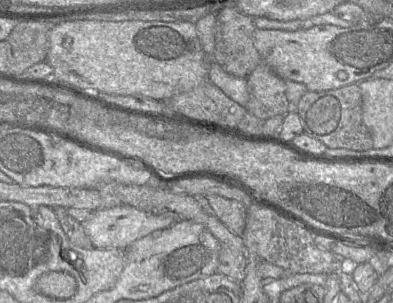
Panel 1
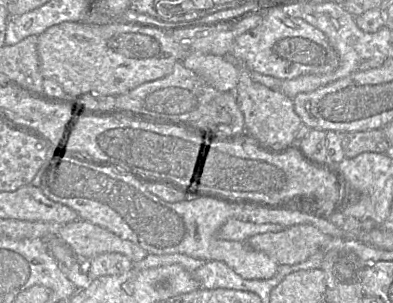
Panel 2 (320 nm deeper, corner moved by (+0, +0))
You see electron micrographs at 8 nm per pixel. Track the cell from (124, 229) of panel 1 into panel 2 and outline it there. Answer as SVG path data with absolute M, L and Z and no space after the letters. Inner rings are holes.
M80 219L60 226L56 236L84 262L100 254L121 253L135 264L149 254L131 241Z

